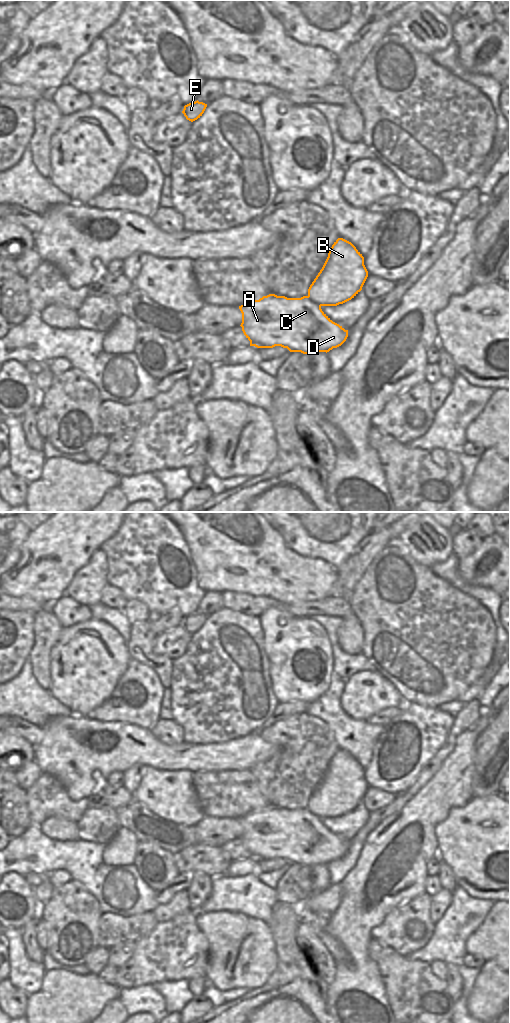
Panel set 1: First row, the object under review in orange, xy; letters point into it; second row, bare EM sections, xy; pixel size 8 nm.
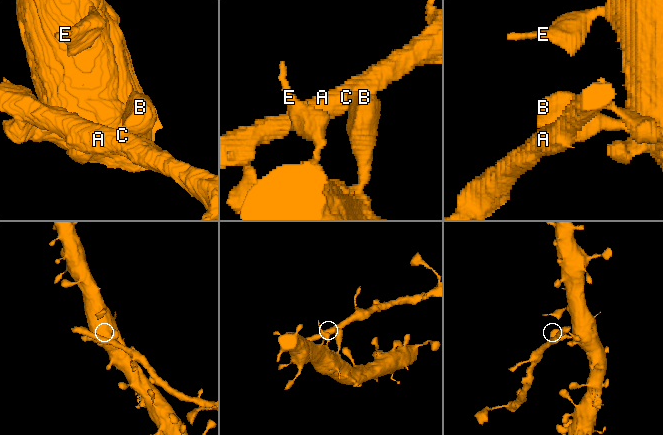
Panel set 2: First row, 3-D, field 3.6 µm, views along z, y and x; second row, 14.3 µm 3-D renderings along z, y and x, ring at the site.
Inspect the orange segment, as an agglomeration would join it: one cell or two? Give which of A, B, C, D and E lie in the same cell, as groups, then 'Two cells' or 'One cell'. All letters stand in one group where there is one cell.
Groups: A C D / B E. Two cells

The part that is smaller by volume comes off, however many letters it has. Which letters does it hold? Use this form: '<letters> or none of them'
A, C, D

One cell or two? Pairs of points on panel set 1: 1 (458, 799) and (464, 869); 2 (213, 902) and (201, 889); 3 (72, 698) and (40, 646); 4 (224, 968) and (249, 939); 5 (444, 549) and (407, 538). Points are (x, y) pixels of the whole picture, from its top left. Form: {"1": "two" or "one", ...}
{"1": "two", "2": "two", "3": "two", "4": "one", "5": "one"}

